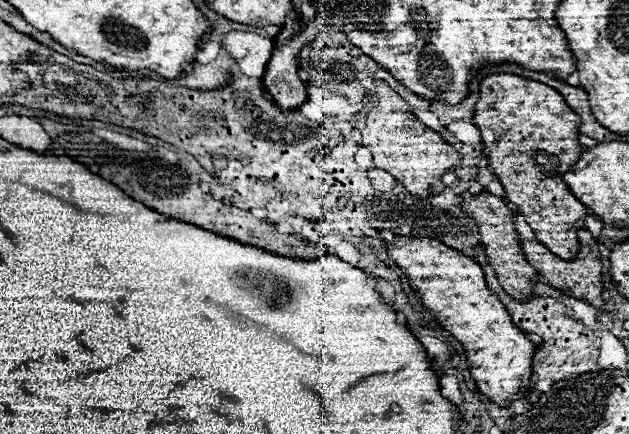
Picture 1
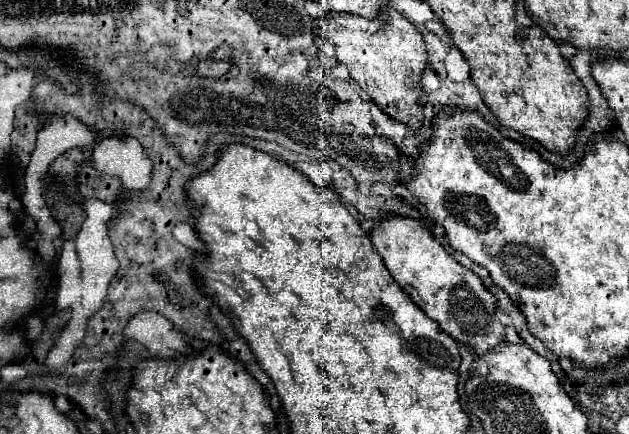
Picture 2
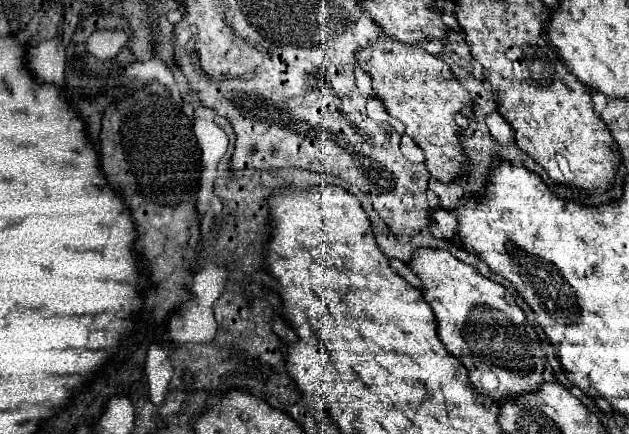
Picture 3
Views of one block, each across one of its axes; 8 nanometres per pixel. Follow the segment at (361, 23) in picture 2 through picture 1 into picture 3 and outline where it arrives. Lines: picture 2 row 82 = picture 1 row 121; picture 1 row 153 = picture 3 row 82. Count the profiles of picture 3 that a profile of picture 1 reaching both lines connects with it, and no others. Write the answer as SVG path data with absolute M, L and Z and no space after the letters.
M378 36L366 48L356 52L356 60L362 66L362 70L372 78L372 90L380 98L380 102L384 104L386 112L392 118L400 120L406 126L406 134L422 148L422 152L426 156L424 164L426 164L428 172L434 178L438 178L440 182L454 180L454 176L464 170L462 168L462 162L464 162L462 146L460 146L460 140L458 140L460 126L456 124L454 114L470 108L472 96L462 88L462 84L456 80L456 76L452 74L448 64L440 56L434 56L434 54L426 52L424 48L420 48L416 44L402 44L402 42L392 40L388 36Z

